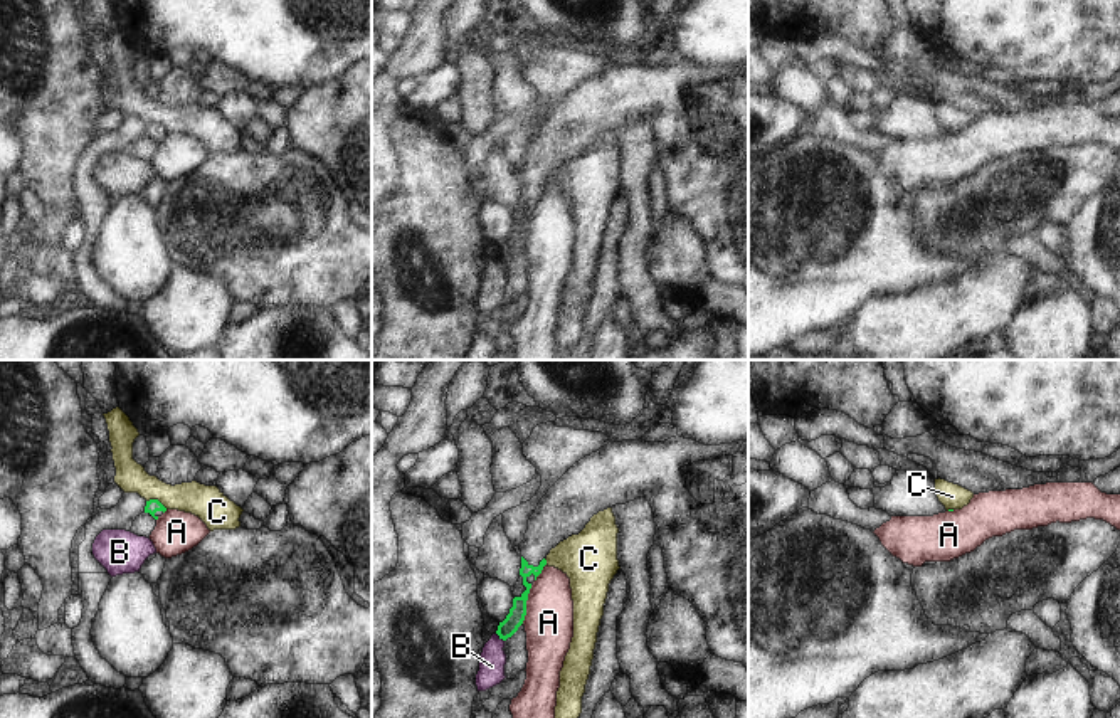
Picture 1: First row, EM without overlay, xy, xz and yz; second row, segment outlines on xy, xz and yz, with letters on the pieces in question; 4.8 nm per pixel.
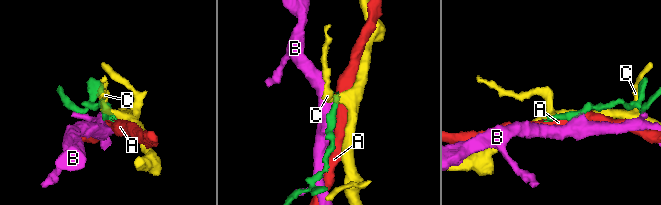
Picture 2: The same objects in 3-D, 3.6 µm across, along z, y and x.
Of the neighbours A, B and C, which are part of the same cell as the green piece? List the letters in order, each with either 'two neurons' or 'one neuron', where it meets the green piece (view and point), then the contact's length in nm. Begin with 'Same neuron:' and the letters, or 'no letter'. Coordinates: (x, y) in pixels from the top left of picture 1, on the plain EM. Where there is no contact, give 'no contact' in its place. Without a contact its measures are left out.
Same neuron: no letter
A: two neurons; meets green in xz at (525, 227); contact 190 nm long
B: two neurons; meets green in xz at (500, 261); contact 60 nm long
C: two neurons; meets green in xy at (157, 123); contact 110 nm long

